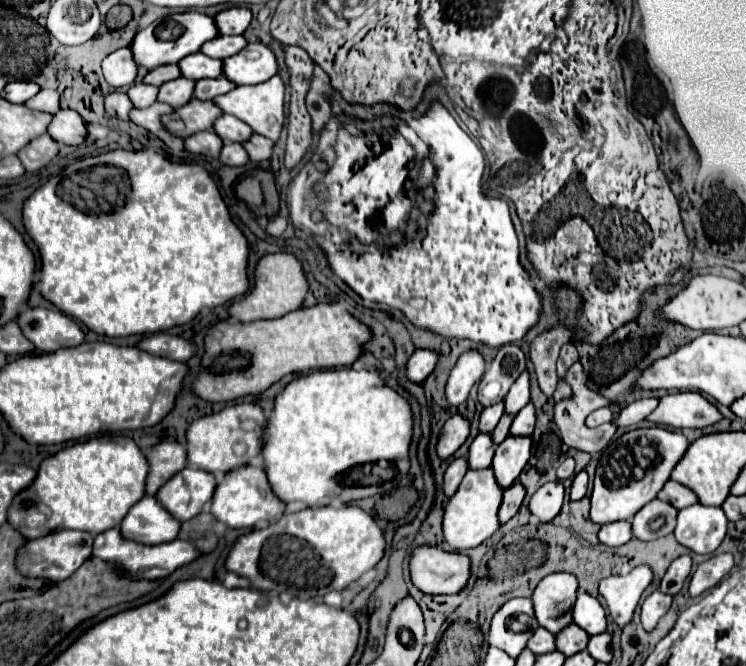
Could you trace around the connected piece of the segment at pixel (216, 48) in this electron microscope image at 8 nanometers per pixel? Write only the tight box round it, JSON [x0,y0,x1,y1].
[201,36,249,58]

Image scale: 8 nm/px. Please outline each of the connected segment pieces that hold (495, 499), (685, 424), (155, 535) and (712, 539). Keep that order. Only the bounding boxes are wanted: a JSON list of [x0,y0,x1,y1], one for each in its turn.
[[443,468,503,550],[647,392,723,428],[119,496,181,546],[675,504,729,554]]

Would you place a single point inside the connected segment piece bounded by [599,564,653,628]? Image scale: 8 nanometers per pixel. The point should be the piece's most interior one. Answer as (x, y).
(622, 593)

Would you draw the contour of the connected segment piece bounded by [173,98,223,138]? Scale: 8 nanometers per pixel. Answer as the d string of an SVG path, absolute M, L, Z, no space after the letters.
M193 98L189 104L177 108L177 110L173 112L173 116L179 118L179 120L183 120L183 124L185 124L185 128L183 128L183 132L181 132L179 136L181 136L181 138L189 138L189 136L195 134L195 132L213 128L213 122L215 122L219 116L223 116L223 112L221 112L221 108L219 108L215 102L211 102L211 100L197 100L197 98Z

